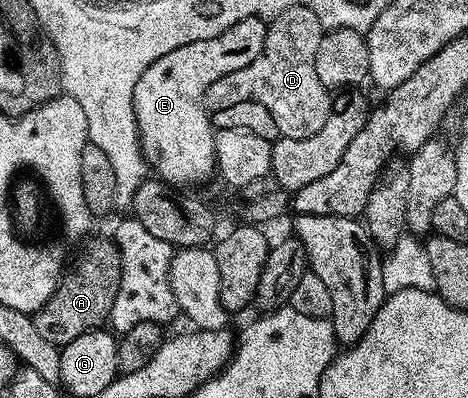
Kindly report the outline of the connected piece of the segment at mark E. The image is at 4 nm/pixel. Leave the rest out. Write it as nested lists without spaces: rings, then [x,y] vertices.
[[[250,16],[201,42],[189,42],[169,50],[133,86],[133,114],[137,120],[143,158],[158,179],[172,186],[199,184],[216,175],[215,133],[205,102],[205,90],[225,74],[241,70],[261,54],[268,21]]]

